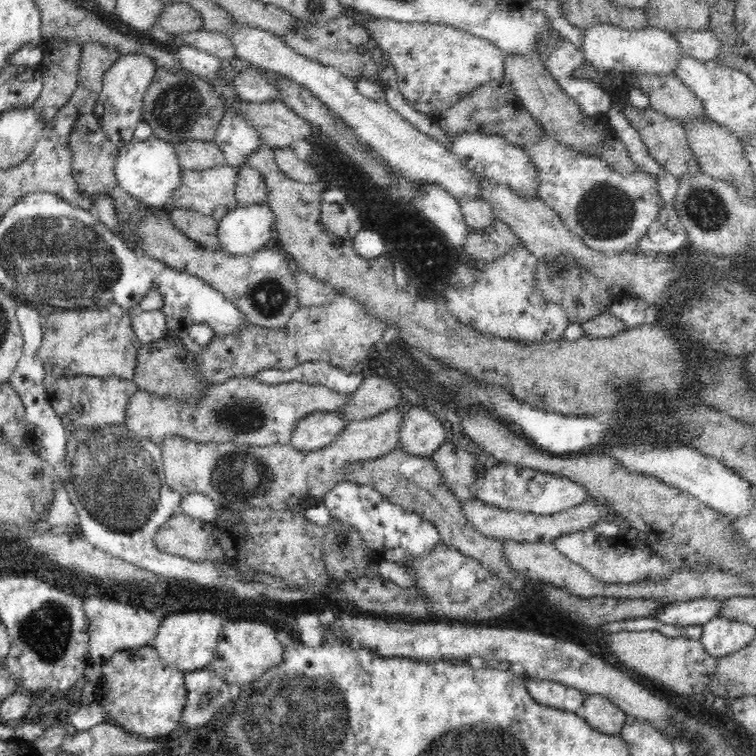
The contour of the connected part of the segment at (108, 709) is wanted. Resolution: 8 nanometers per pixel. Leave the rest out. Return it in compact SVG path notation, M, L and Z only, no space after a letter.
M151 644L117 653L101 667L102 678L98 682L100 690L96 690L95 702L105 708L106 716L114 724L145 740L167 735L180 725L180 717L188 699L185 671L164 664Z

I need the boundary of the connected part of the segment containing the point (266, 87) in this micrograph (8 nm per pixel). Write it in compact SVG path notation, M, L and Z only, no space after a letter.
M258 67L240 72L234 78L234 87L239 98L247 103L272 102L278 97L278 89L263 77Z

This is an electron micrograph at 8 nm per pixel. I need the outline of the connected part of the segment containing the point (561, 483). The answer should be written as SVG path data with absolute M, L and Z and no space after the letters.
M498 463L491 468L481 470L474 479L474 488L474 499L502 510L515 510L520 513L556 514L570 510L588 498L583 486L565 476L548 474L510 463Z

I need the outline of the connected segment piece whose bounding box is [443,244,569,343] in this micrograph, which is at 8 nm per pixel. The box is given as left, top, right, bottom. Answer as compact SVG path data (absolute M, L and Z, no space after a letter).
M522 244L510 254L484 263L478 282L464 288L447 287L443 290L449 313L478 332L490 333L504 340L522 343L557 341L564 338L569 325L566 311L550 304L536 291L536 270L539 260Z

